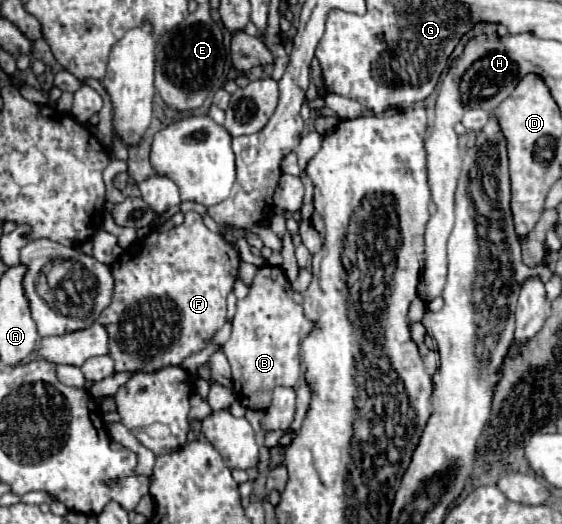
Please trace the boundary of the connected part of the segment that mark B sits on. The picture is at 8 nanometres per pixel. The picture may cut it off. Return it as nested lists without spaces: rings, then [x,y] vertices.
[[[259,267],[249,295],[237,301],[233,331],[223,345],[223,353],[233,369],[233,389],[237,401],[247,409],[265,411],[271,403],[275,387],[293,387],[301,375],[301,339],[313,329],[313,323],[303,315],[303,307],[293,301],[291,285],[281,267]]]

